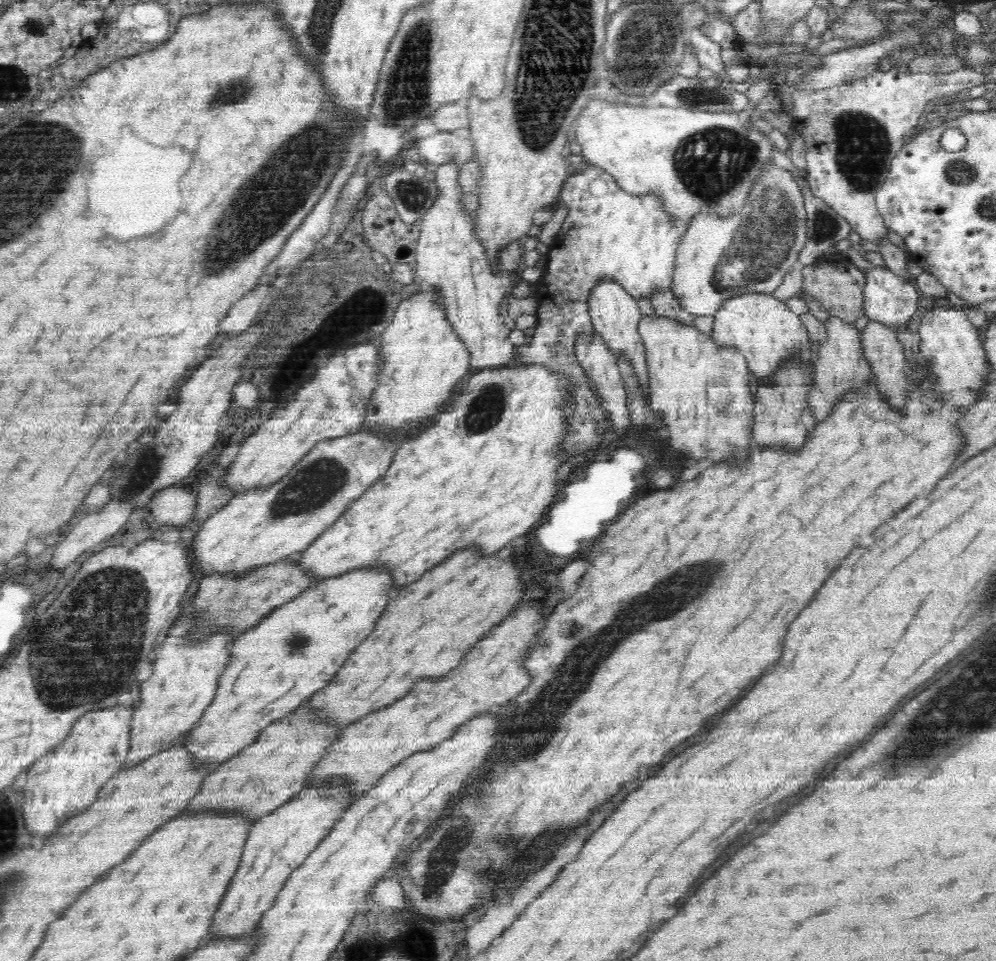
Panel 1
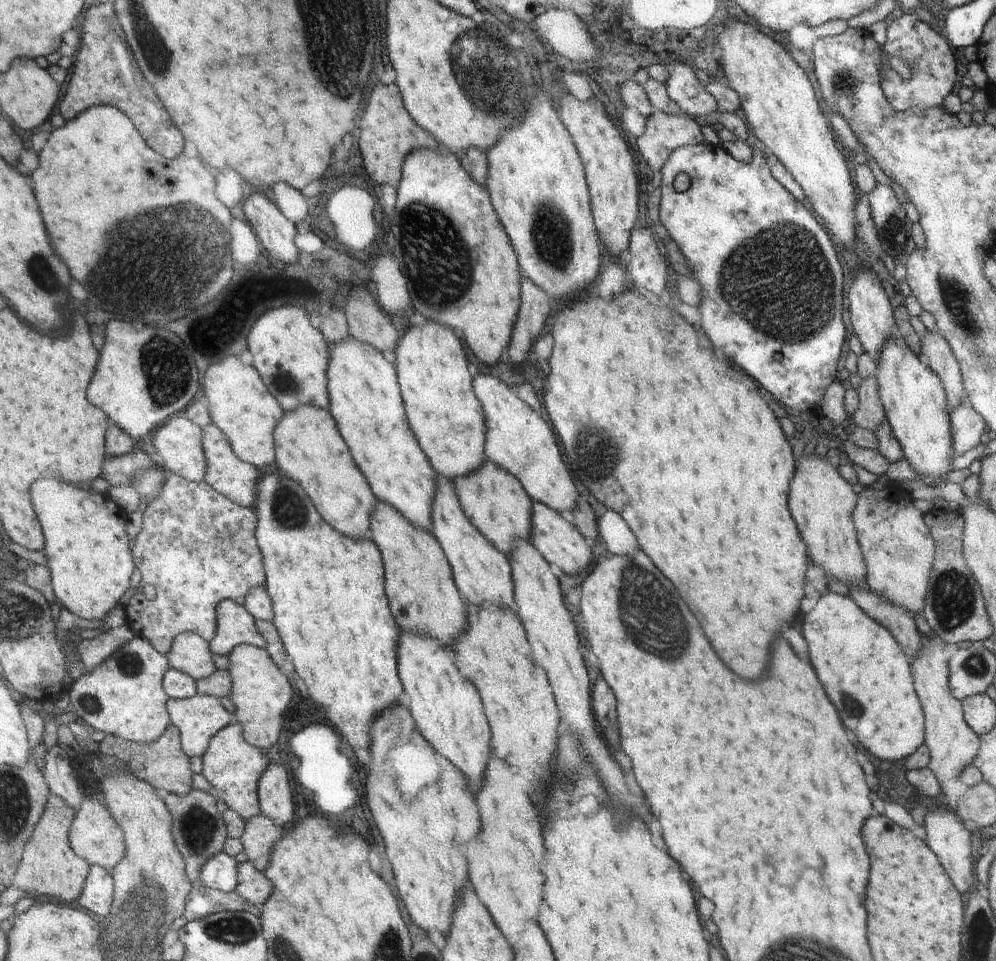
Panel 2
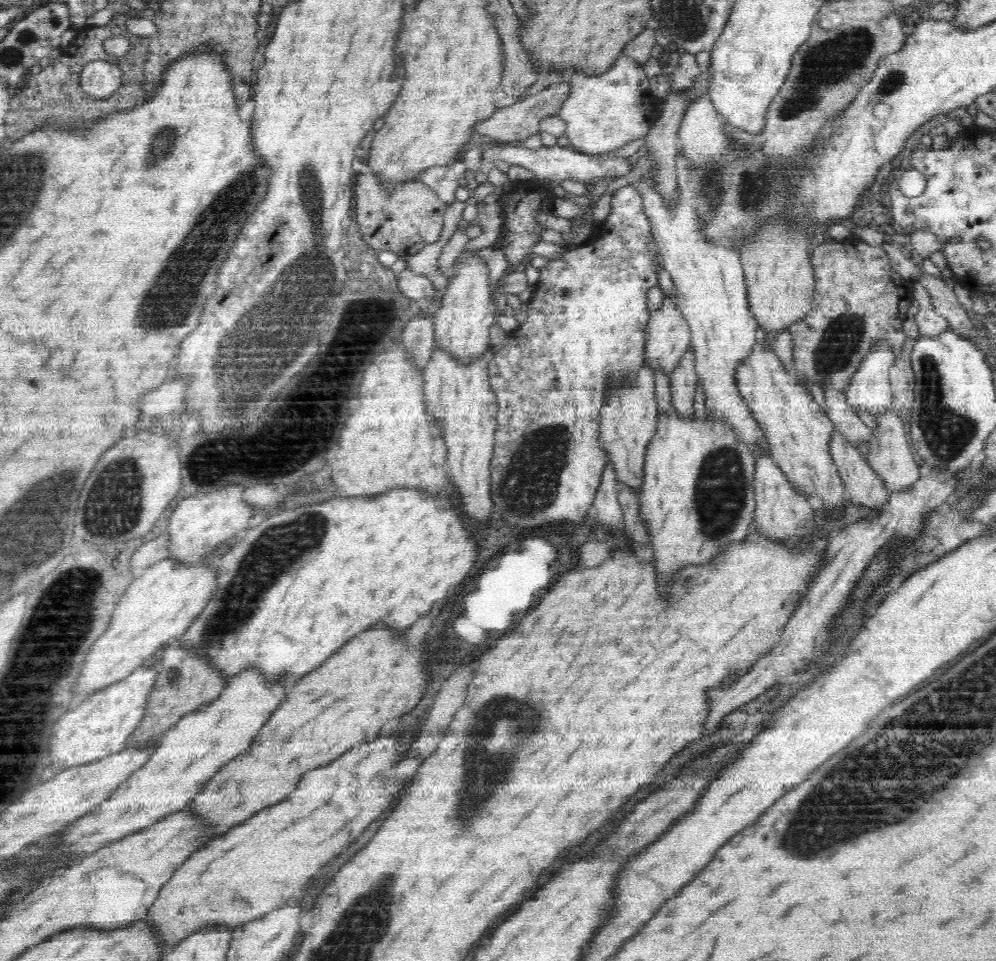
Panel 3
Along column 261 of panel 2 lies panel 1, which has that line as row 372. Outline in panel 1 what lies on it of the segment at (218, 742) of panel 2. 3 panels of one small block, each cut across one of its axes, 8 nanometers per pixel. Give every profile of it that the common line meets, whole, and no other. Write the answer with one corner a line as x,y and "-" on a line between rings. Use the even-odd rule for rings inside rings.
742,294
724,301
714,315
712,340
717,346
736,349
745,358
748,370
764,382
775,377
784,358
800,358
812,368
810,338
800,317
786,307
786,303
776,300
771,294

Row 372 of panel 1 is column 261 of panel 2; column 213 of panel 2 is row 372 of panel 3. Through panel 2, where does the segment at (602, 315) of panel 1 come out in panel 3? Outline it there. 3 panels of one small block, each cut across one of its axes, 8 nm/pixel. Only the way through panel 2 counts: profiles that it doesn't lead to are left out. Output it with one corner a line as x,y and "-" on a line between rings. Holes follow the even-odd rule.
643,366
634,388
612,390
608,404
600,410
599,445
601,454
616,475
618,486
625,486
631,496
638,497
644,488
645,462
648,444
657,432
659,420
654,396
654,377
651,370

